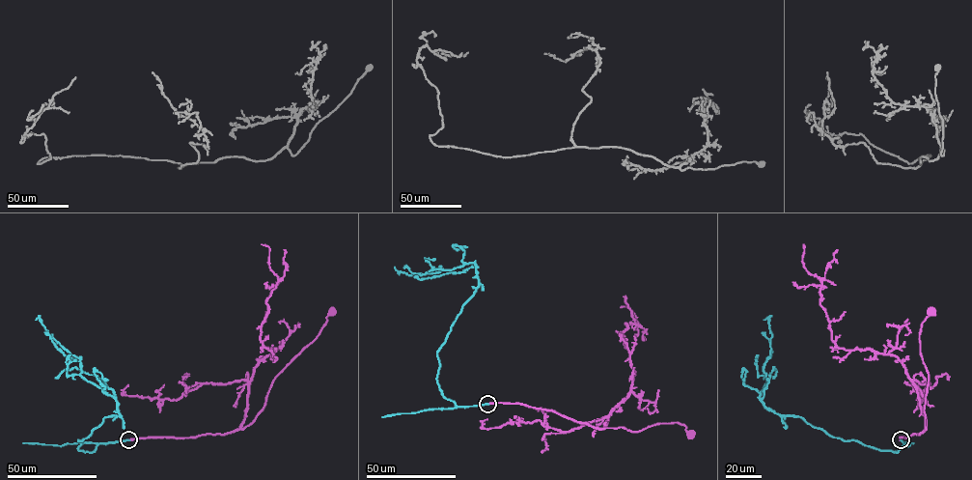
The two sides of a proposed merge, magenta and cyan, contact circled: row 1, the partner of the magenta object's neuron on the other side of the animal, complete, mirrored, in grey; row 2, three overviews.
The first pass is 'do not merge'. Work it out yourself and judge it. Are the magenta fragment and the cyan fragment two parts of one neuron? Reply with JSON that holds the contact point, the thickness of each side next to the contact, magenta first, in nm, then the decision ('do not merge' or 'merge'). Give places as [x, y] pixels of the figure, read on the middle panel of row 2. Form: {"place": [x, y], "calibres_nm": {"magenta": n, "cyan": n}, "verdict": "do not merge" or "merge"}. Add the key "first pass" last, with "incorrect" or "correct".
{"place": [487, 404], "calibres_nm": {"magenta": 320, "cyan": 320}, "verdict": "merge", "first pass": "incorrect"}

